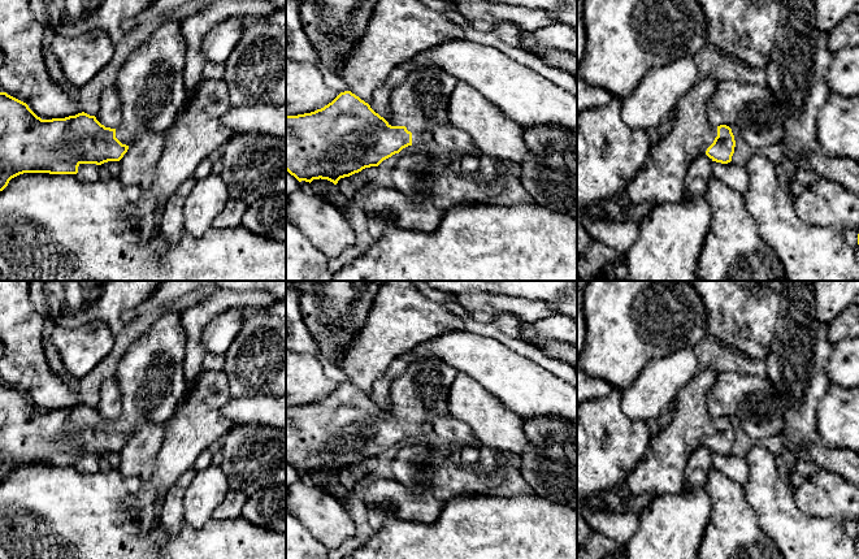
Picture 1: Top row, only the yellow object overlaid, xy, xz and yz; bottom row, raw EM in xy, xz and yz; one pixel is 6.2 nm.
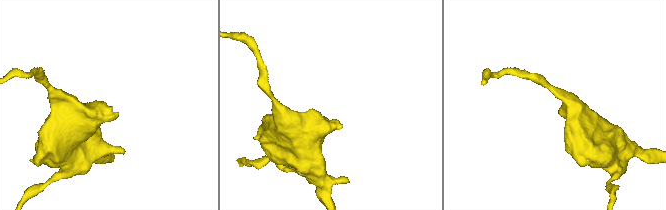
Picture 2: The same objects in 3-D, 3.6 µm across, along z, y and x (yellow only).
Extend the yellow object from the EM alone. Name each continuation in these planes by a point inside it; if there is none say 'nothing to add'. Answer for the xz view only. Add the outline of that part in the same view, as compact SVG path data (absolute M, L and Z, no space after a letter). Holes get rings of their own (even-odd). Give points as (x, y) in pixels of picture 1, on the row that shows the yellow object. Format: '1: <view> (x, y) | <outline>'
1: xz (420, 103) | M416 60L409 65L408 77L391 92L391 126L405 126L412 133L412 146L433 140L435 126L448 126L448 103L459 81L428 60Z

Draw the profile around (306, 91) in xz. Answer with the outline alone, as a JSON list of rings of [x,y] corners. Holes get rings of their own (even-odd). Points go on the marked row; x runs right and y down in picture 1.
[[[286,57],[286,116],[314,112],[338,95],[324,82],[321,70],[314,64]]]

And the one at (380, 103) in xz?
[[[400,65],[391,70],[385,82],[373,92],[370,108],[387,120],[391,116],[391,92],[408,77],[409,65]]]

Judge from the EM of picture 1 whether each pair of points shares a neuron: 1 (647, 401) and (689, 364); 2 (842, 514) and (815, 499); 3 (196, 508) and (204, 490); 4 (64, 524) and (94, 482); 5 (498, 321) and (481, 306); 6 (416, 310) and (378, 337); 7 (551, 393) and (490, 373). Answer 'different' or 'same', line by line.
1: same
2: same
3: same
4: same
5: different
6: same
7: same

